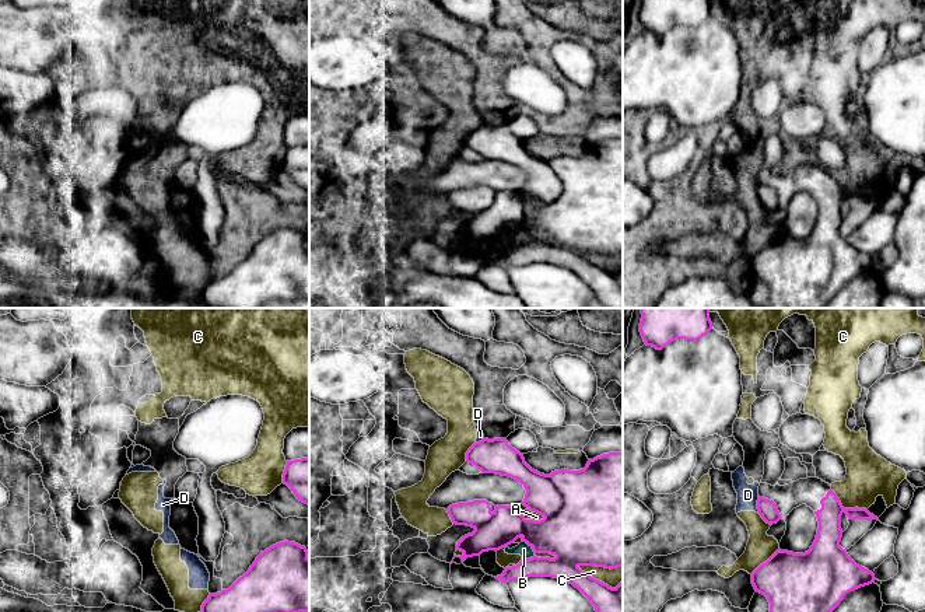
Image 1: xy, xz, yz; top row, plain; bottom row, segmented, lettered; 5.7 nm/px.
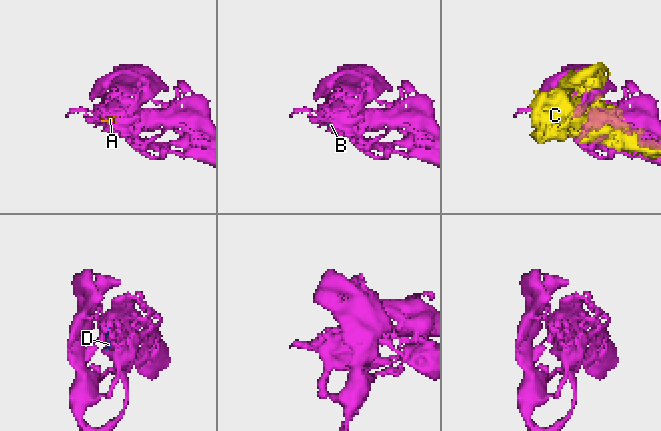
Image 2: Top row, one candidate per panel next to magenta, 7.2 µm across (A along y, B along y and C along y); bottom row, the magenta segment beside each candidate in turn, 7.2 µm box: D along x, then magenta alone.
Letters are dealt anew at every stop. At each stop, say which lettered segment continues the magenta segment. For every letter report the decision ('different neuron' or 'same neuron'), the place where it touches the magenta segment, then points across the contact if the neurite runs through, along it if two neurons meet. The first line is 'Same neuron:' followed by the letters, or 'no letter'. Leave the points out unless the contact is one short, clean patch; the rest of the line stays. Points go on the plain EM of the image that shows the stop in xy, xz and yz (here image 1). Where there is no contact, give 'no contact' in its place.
Same neuron: no letter
A: different neuron; meets magenta in xz at (532, 206)
B: different neuron; meets magenta in xz at (533, 237); border along xz (522, 227), (533, 238), (525, 247)
C: different neuron; meets magenta in xz at (598, 266)
D: different neuron; meets magenta in yz at (757, 191)

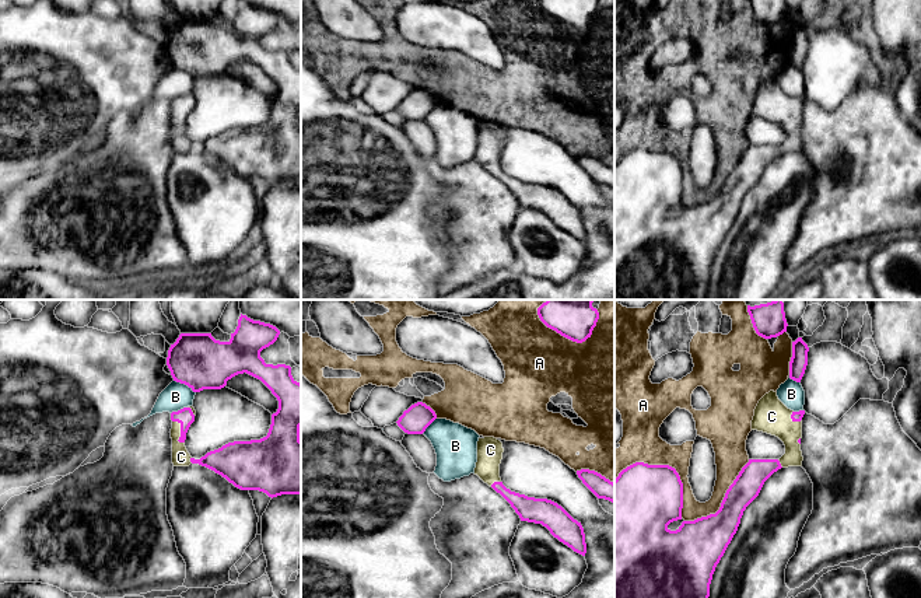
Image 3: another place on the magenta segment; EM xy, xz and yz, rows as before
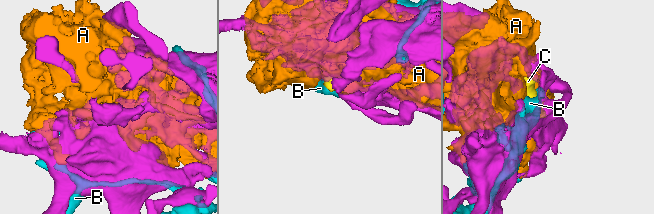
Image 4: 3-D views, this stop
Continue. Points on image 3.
Same neuron: no letter
A: different neuron; meets magenta in yz at (668, 151)
B: different neuron; meets magenta in xy at (185, 70)
C: different neuron; meets magenta in xy at (181, 118); border along xy (172, 107), (179, 111), (178, 126), (184, 129)

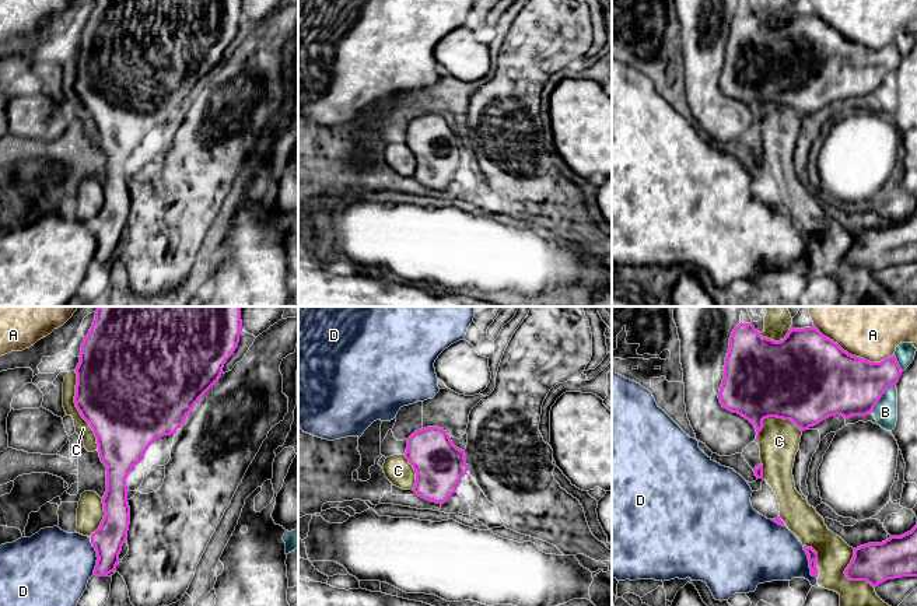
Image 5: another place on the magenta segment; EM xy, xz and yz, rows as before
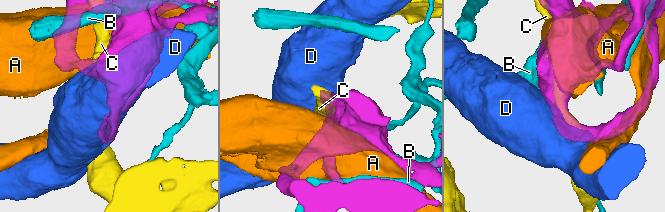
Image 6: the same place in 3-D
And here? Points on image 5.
Same neuron: C
A: different neuron; meets magenta in yz at (854, 42)
B: different neuron; meets magenta in yz at (881, 83)
C: same neuron; meets magenta in xy at (77, 95)
D: different neuron; meets magenta in xy at (97, 242); border along xy (90, 224), (97, 244), (94, 261)

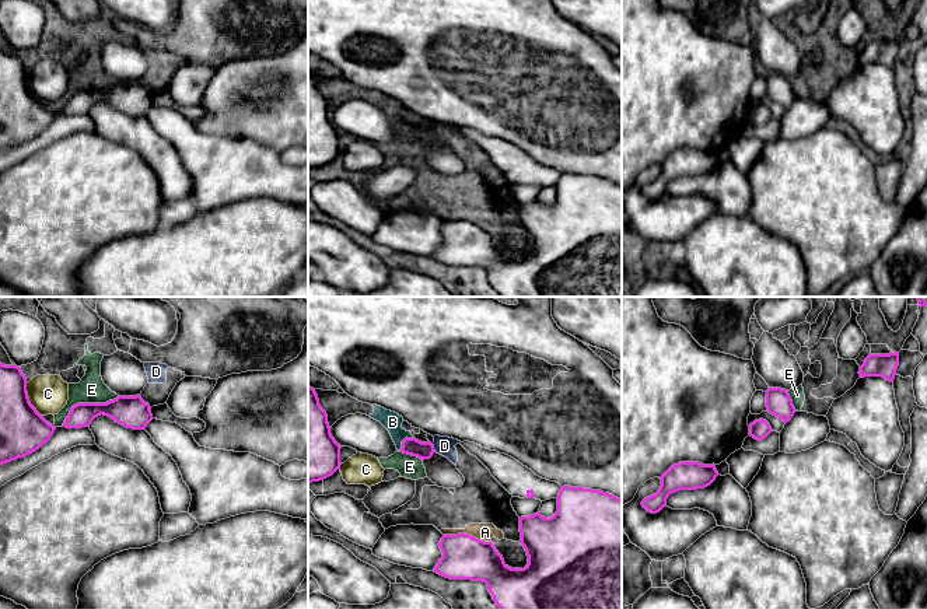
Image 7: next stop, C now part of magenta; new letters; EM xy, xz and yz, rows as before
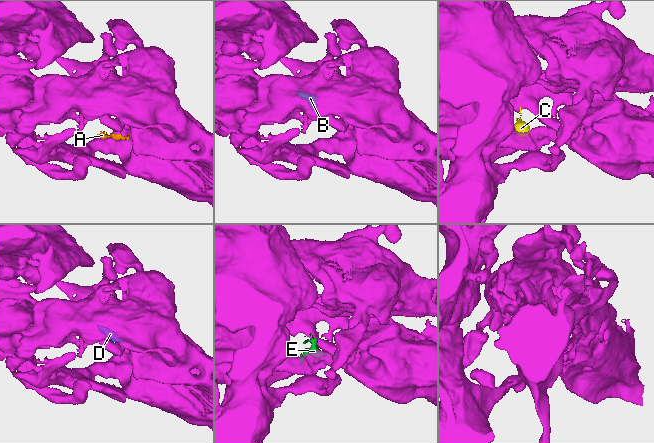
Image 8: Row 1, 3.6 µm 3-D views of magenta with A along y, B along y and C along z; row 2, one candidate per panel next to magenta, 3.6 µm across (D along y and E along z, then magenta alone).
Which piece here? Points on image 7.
Same neuron: no letter
A: different neuron; meets magenta in xz at (467, 220); border along xz (444, 220), (469, 220), (489, 228)
B: different neuron; meets magenta in xz at (402, 128); border along xz (413, 123), (406, 123), (399, 137)
C: different neuron; meets magenta in xy at (28, 86); border along xy (25, 69), (28, 87), (42, 102)
D: different neuron; meets magenta in xz at (433, 135); border along xz (431, 130), (436, 137)
E: different neuron; meets magenta in xy at (86, 90)

